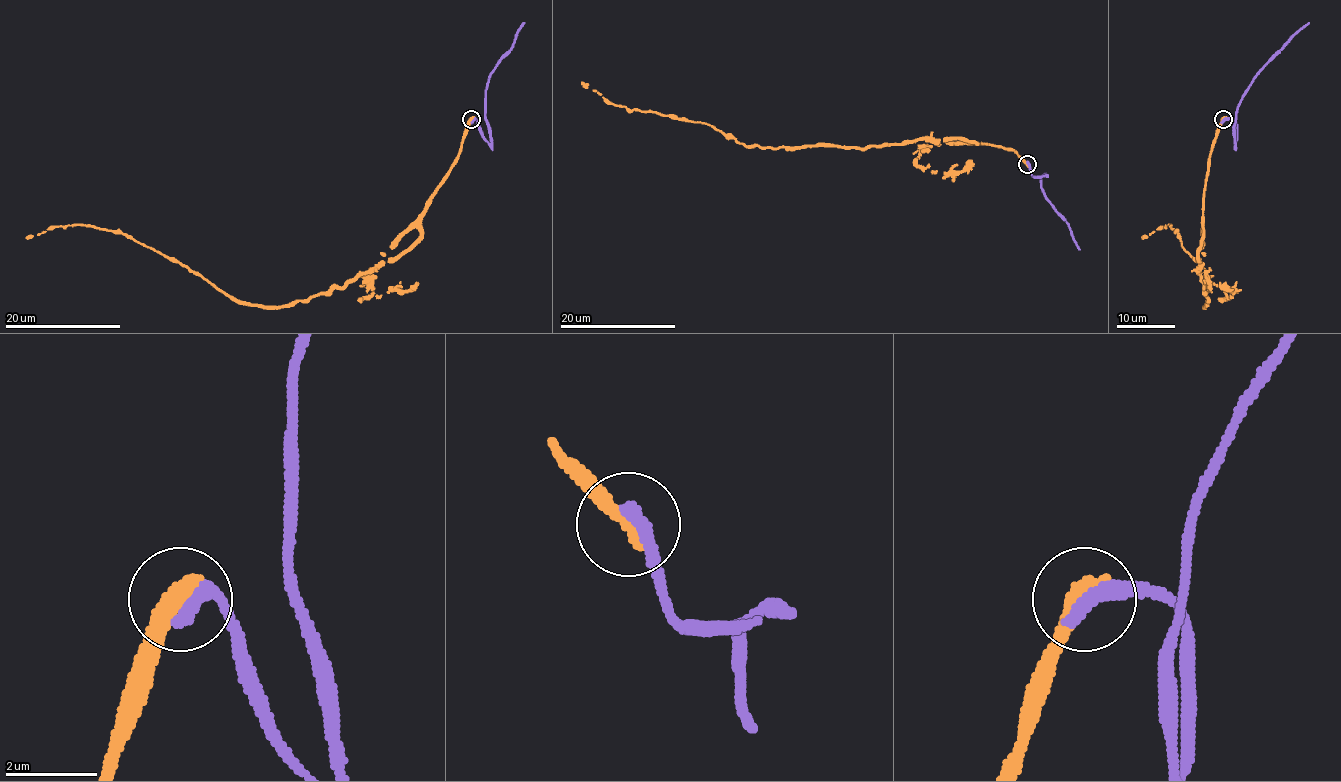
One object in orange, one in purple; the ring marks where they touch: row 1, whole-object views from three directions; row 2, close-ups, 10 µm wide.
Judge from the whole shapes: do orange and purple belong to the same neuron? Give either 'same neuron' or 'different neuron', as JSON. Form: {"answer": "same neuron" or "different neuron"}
{"answer": "different neuron"}

